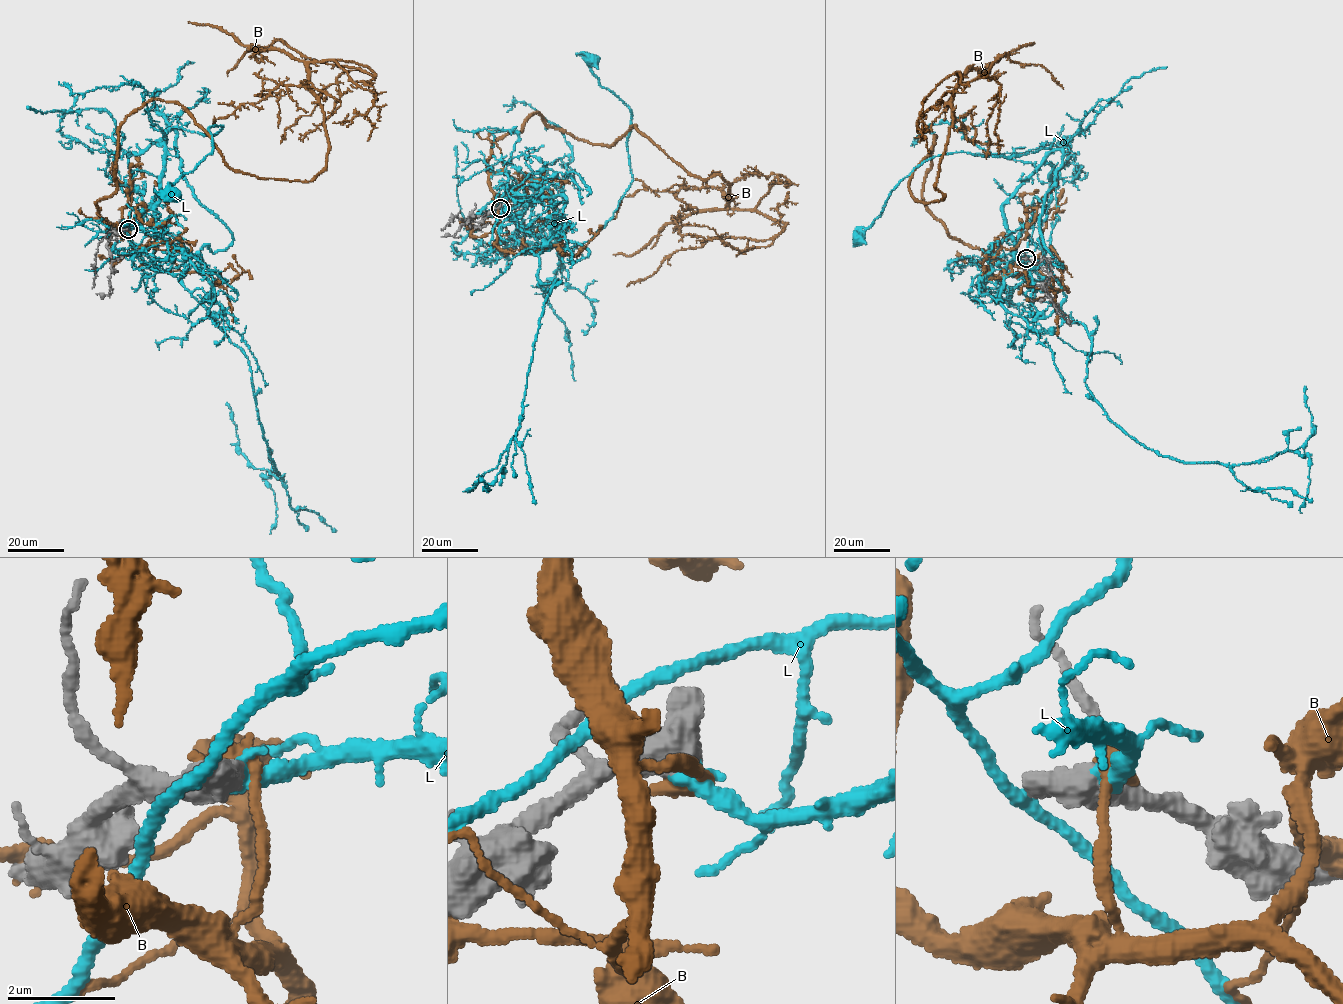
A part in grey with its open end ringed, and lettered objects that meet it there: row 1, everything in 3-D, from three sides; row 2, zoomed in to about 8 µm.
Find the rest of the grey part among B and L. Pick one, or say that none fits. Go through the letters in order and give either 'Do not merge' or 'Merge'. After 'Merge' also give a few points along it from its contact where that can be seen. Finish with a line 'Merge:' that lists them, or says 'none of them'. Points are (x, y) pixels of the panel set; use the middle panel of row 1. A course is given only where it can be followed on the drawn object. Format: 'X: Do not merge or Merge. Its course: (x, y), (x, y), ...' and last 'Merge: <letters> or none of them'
B: Do not merge
L: Merge. Its course: (500, 207), (550, 199), (558, 251), (570, 254), (617, 209), (632, 179), (631, 115), (600, 85), (591, 58)
Merge: L

